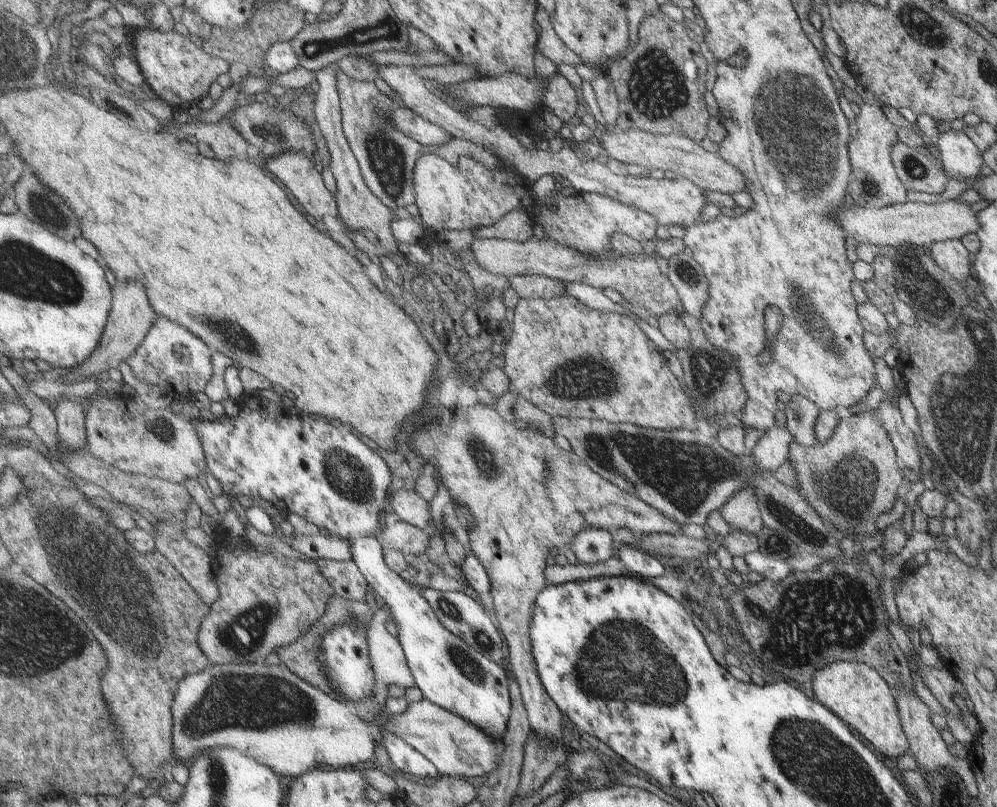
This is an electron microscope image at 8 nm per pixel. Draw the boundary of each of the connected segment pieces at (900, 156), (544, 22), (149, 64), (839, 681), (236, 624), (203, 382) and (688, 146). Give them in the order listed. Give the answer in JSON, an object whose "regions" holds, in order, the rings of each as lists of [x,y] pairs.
{"regions":[[[[899,141],[892,148],[892,164],[907,191],[940,194],[946,190],[949,178],[942,172],[940,161],[932,155],[920,154],[916,148]]],[[[539,8],[537,14],[537,20],[542,26],[540,44],[545,56],[554,61],[555,64],[563,62],[575,66],[575,64],[582,63],[582,59],[570,50],[556,34],[549,21],[551,16],[546,12],[546,9]]],[[[147,28],[131,37],[137,47],[138,64],[150,88],[173,108],[192,106],[210,94],[212,84],[230,72],[230,62],[212,56],[204,47],[196,46],[189,36],[176,31],[168,33]]],[[[836,661],[816,672],[810,688],[825,707],[830,708],[848,726],[852,726],[852,730],[862,734],[884,756],[889,759],[900,758],[910,751],[910,740],[906,740],[907,733],[899,714],[898,699],[875,667],[866,663]]],[[[251,544],[248,546],[242,546],[241,549],[236,549],[234,547],[228,546],[225,551],[220,556],[218,566],[218,581],[221,590],[220,598],[212,604],[211,614],[205,618],[203,622],[200,642],[201,646],[211,660],[211,666],[230,666],[232,663],[260,663],[267,656],[270,656],[271,652],[279,652],[286,648],[288,645],[294,644],[296,641],[300,640],[306,633],[310,632],[316,624],[318,624],[321,618],[329,609],[331,598],[337,596],[335,586],[323,575],[319,570],[319,564],[317,560],[295,560],[294,558],[286,557],[284,554],[278,552],[272,553],[262,553],[258,549],[253,548]]],[[[159,318],[128,364],[140,379],[170,391],[178,388],[178,392],[186,390],[190,395],[192,390],[192,395],[195,395],[196,392],[204,392],[214,378],[213,352],[214,349],[202,342],[199,336],[194,336],[193,331],[169,318]]],[[[600,127],[597,137],[608,156],[616,158],[620,162],[634,164],[634,174],[640,174],[640,166],[644,166],[652,172],[672,174],[672,178],[691,180],[704,193],[713,190],[731,195],[747,190],[744,175],[739,169],[721,156],[707,152],[700,146],[700,143],[686,137],[676,136],[676,130],[668,130],[670,134],[666,134],[666,136],[664,134],[656,134],[656,136],[644,134],[640,130],[630,130],[630,132],[620,132],[620,134],[610,134],[610,132],[604,134],[600,130],[604,130],[604,128]]]]}

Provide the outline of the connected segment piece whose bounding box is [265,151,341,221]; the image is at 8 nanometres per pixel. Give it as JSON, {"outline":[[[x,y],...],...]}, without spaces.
{"outline":[[[284,151],[266,159],[265,164],[271,172],[276,174],[288,186],[292,194],[298,199],[298,202],[311,216],[319,221],[324,220],[326,216],[334,216],[337,219],[340,217],[339,199],[337,195],[328,190],[326,182],[324,182],[324,176],[322,176],[310,155],[307,155],[304,151]]]}

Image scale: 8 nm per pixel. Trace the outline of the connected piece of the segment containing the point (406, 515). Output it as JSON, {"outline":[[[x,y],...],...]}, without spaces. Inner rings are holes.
{"outline":[[[400,490],[394,494],[391,504],[402,521],[423,529],[430,528],[432,522],[430,501],[422,498],[418,492]]]}

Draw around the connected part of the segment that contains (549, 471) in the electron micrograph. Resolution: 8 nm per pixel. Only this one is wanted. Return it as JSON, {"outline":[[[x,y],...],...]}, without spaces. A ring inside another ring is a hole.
{"outline":[[[480,402],[459,405],[461,409],[443,406],[439,412],[442,419],[433,420],[418,429],[409,442],[417,455],[427,461],[426,464],[432,464],[437,476],[443,479],[443,484],[452,496],[452,503],[469,509],[473,514],[475,525],[468,532],[472,549],[481,558],[492,579],[491,604],[509,645],[510,666],[521,684],[534,733],[538,733],[545,741],[562,741],[560,724],[564,714],[544,686],[531,635],[539,594],[548,586],[545,575],[548,566],[546,557],[554,546],[570,546],[573,536],[589,527],[596,526],[613,534],[618,528],[628,528],[639,536],[678,533],[680,525],[643,499],[608,482],[608,479],[592,470],[574,451],[565,451],[553,437],[546,437],[544,432],[518,428],[516,424],[506,420],[494,405]]]}

